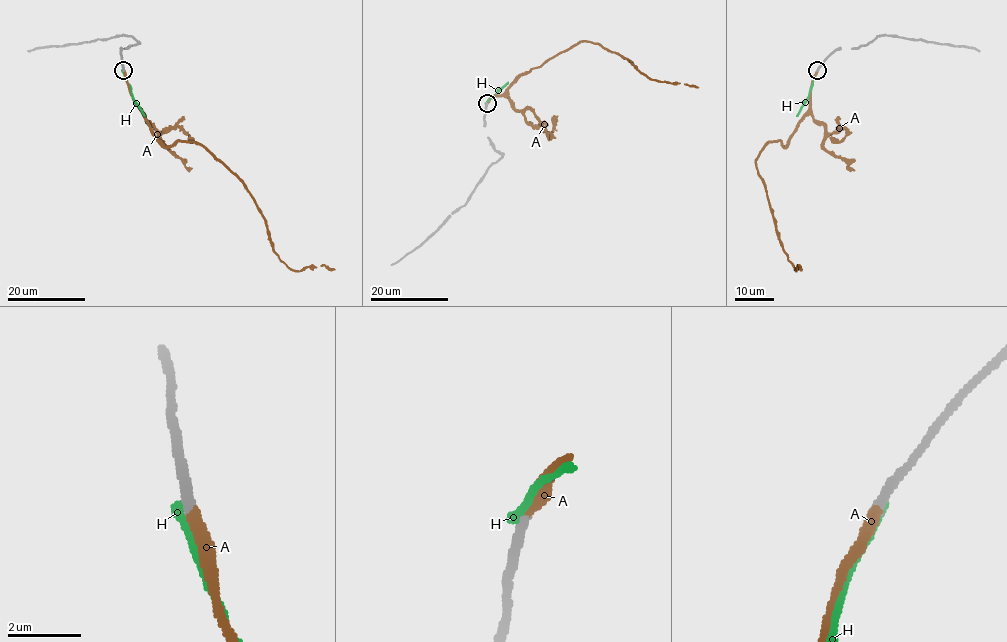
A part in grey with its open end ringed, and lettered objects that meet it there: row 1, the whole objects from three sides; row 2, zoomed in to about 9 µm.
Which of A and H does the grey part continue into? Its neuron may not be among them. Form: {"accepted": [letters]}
{"accepted": ["A"]}

